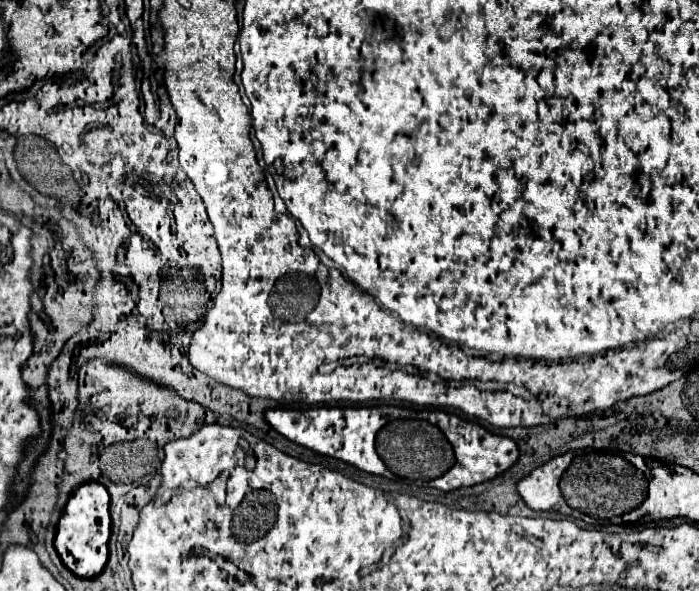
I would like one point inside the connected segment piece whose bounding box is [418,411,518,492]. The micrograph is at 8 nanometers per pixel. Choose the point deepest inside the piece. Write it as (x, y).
(480, 455)

